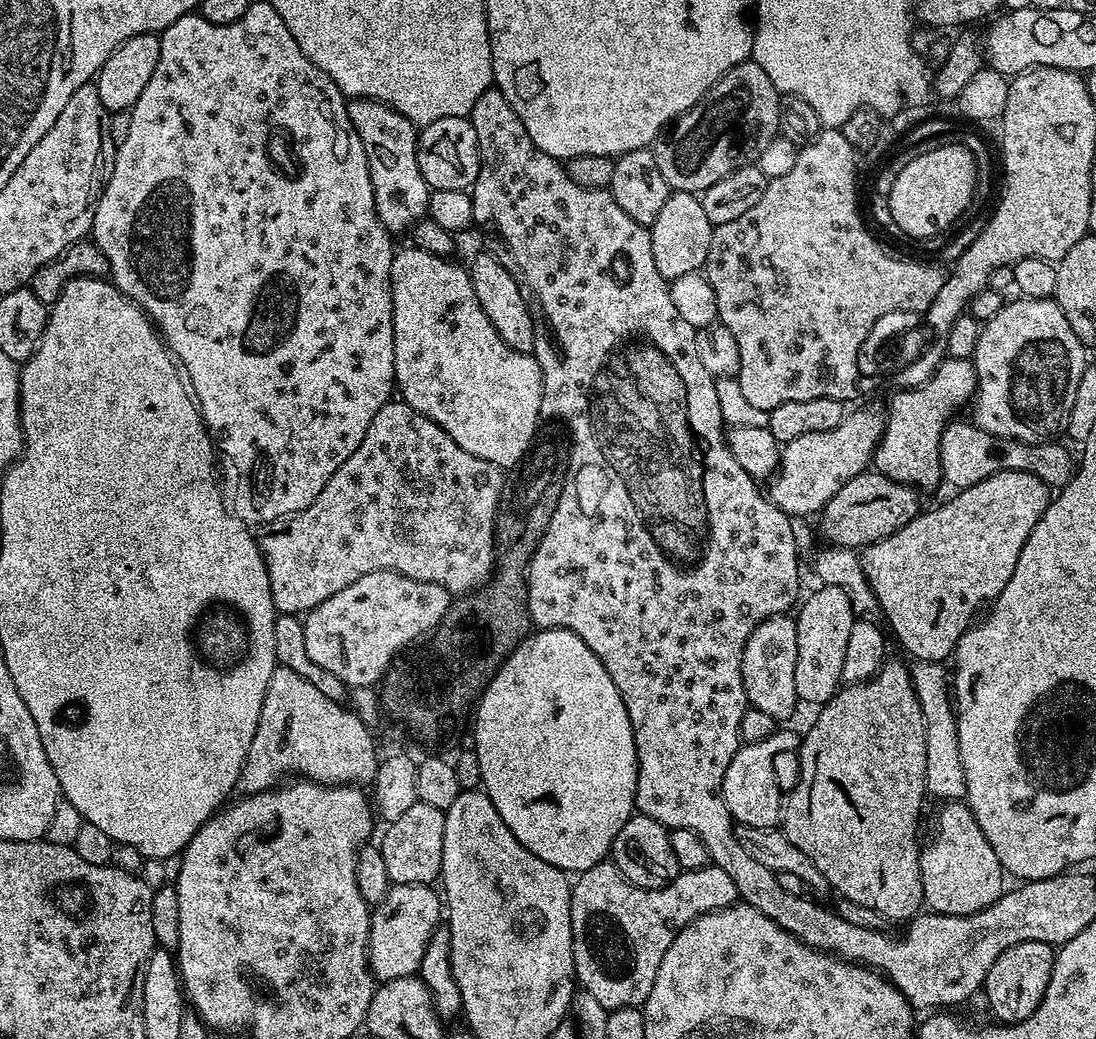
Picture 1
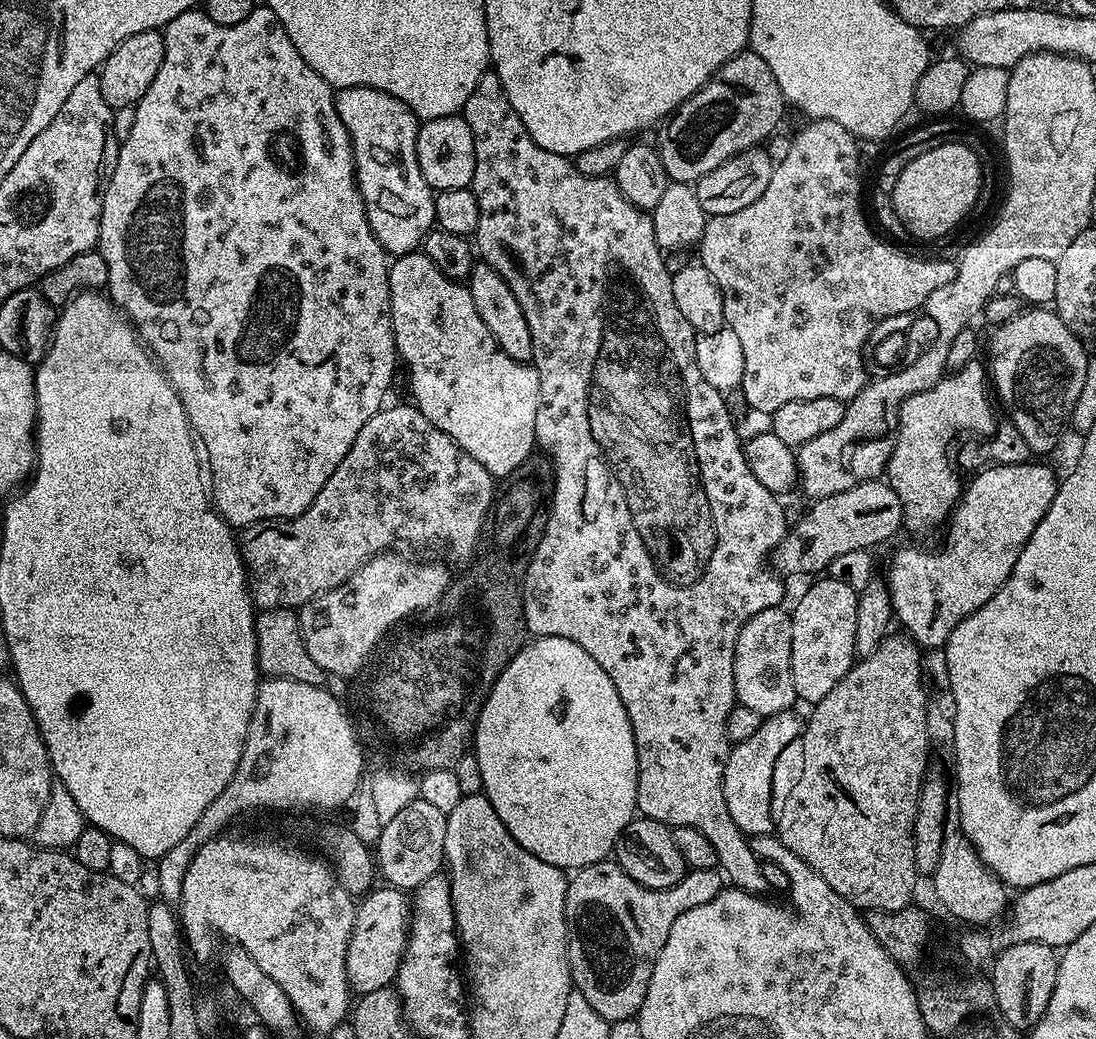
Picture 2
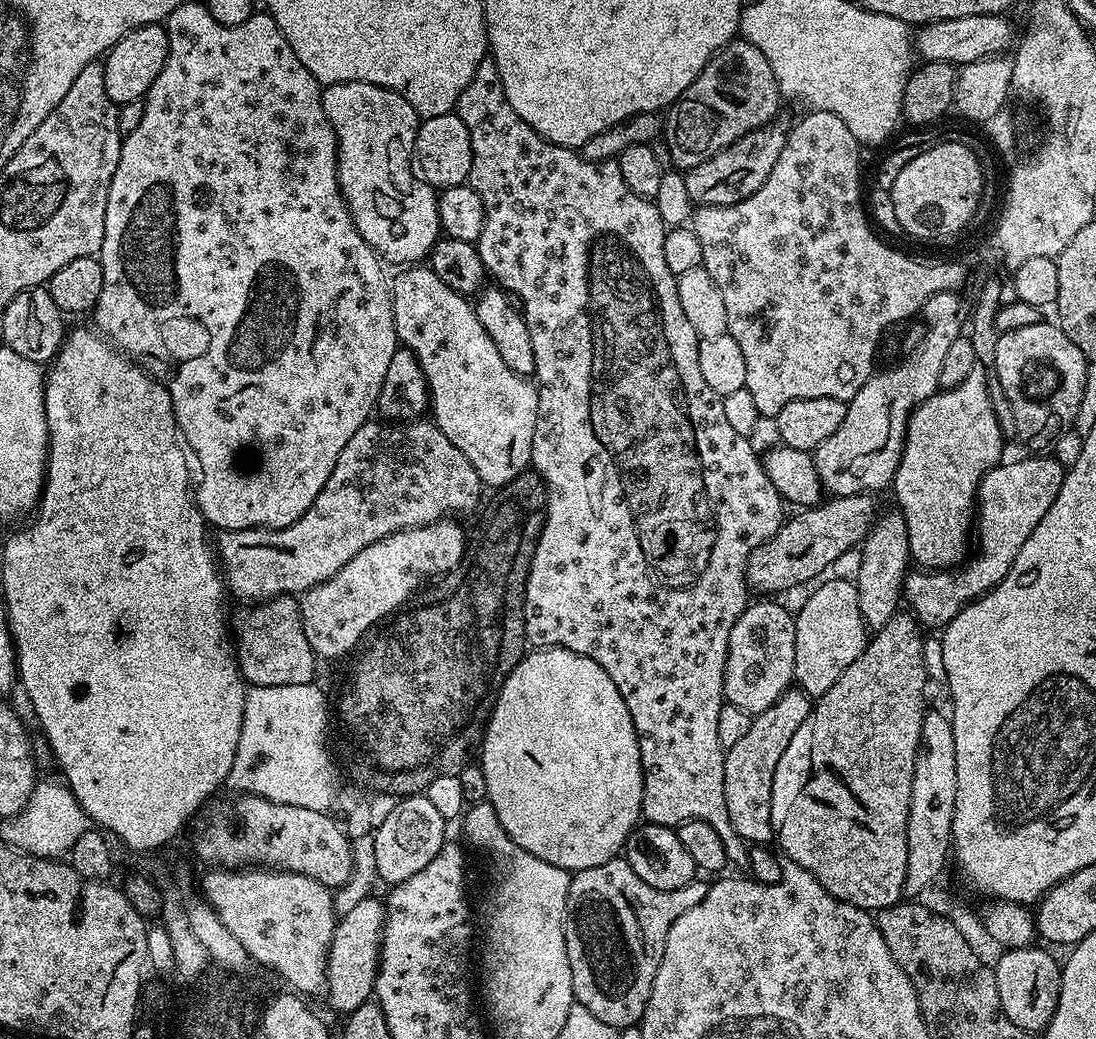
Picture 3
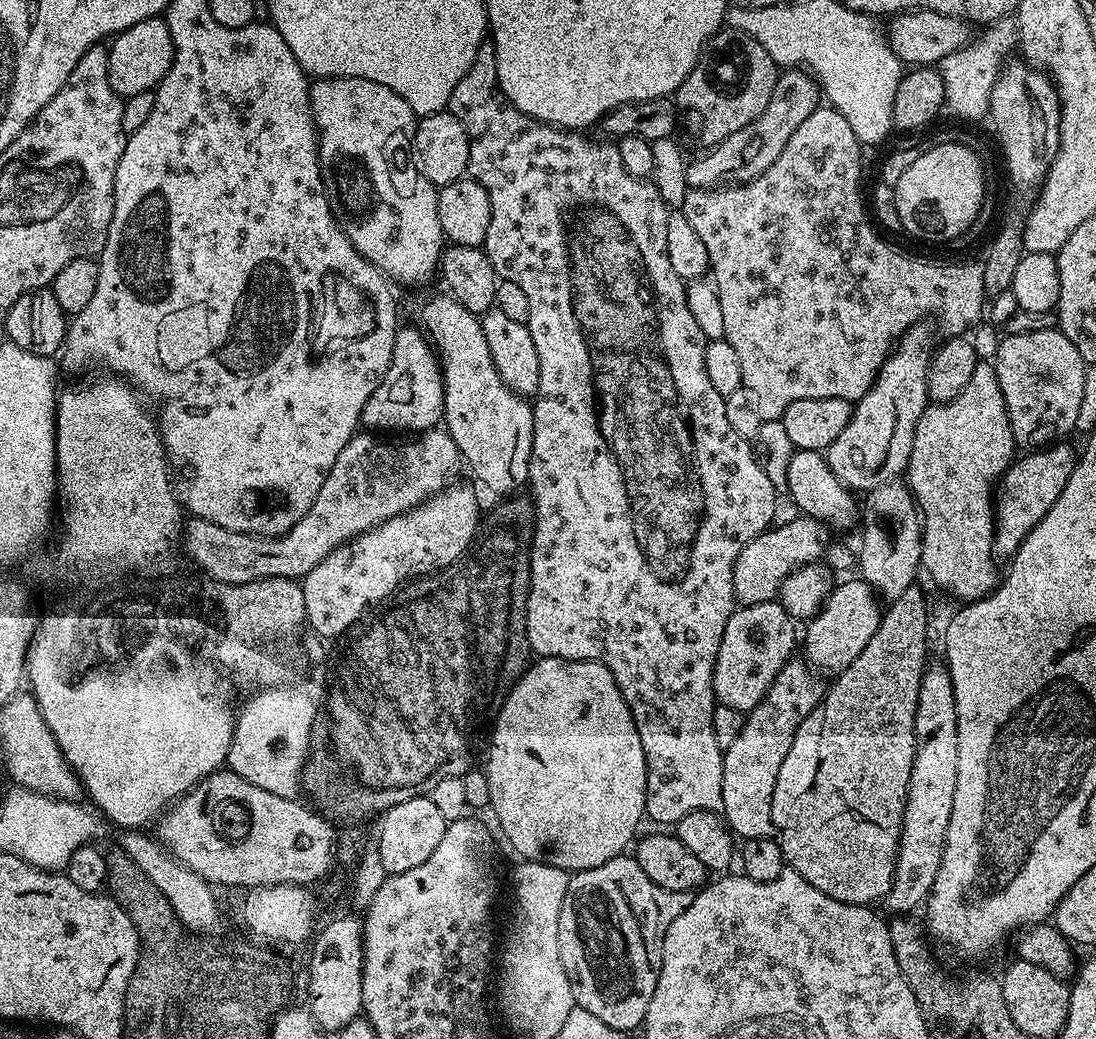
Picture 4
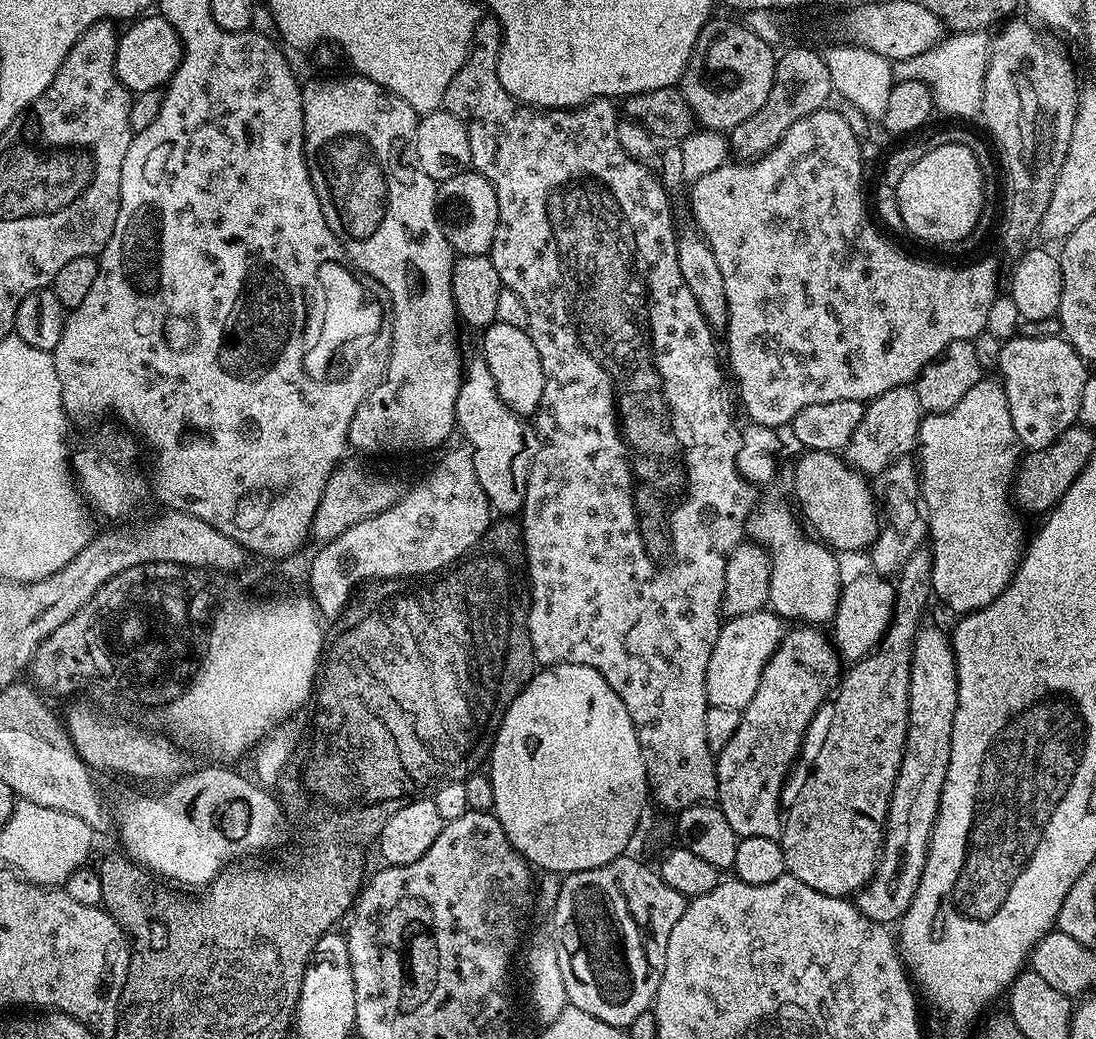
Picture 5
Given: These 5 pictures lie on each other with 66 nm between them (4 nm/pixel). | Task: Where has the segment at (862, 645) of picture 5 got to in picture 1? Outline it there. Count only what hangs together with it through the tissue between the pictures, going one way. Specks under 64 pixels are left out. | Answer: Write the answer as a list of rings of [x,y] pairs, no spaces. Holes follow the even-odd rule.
[[[829,584],[817,587],[817,592],[812,592],[808,596],[808,601],[804,605],[799,605],[798,611],[795,613],[794,619],[796,629],[798,630],[798,666],[794,666],[794,686],[796,687],[796,699],[808,704],[816,704],[815,706],[823,706],[828,700],[835,696],[841,687],[842,681],[842,661],[846,658],[846,645],[850,638],[850,626],[854,626],[854,622],[858,619],[856,611],[850,606],[850,598],[846,598],[846,594],[842,590],[838,590],[836,586]]]

